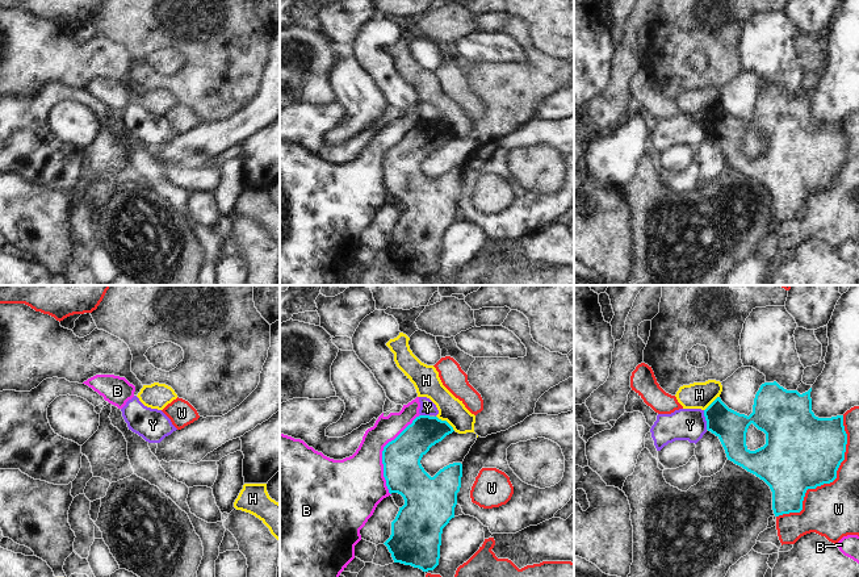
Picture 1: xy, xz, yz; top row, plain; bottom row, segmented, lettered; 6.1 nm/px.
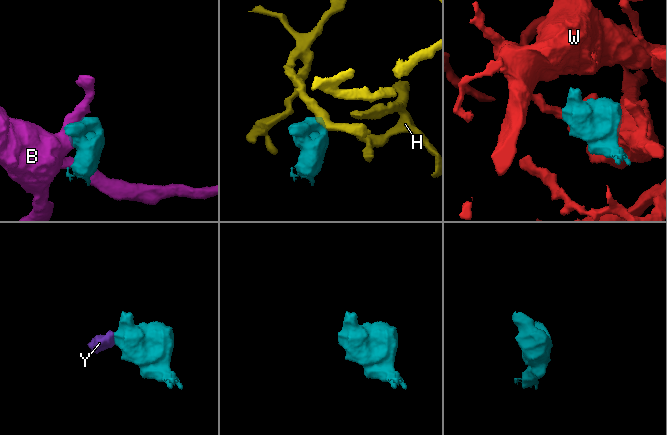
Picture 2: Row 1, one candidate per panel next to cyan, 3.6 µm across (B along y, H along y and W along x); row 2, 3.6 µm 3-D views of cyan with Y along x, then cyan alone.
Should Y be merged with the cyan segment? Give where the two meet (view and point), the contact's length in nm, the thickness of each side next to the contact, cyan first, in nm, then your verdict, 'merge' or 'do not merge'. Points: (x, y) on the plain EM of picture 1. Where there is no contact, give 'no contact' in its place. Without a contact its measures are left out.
contact yz (705, 125); length 120 nm; calibres 200 and 190 nm; do not merge

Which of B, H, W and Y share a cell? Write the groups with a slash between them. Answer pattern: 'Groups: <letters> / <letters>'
Groups: B / H / W / Y

